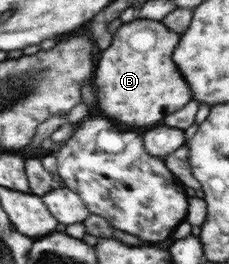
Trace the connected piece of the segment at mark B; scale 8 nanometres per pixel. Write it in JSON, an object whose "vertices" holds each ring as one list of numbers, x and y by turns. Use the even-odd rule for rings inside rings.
{"vertices":[[136,17,129,23,123,23,117,29,113,45,107,51,103,51,103,57,99,61,99,71,95,71,97,99,99,99,101,109,107,113,107,117,121,121,125,125,131,125,131,127,147,127,163,119,165,113,171,115,173,111,181,109,191,99,189,87,185,85,185,81,181,79,179,71,175,69,171,61,171,51,175,49,179,35,175,31,167,31,163,23]]}

